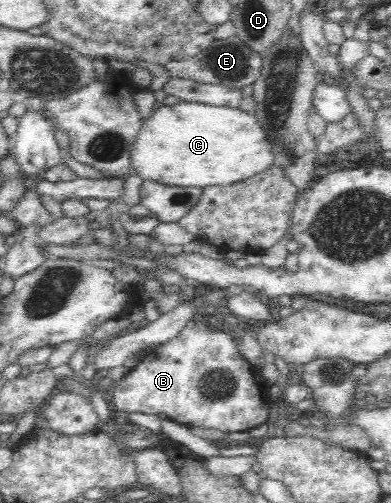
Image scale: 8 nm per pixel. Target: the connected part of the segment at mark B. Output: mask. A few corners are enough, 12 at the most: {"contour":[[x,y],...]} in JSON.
{"contour":[[193,318],[114,382],[115,418],[266,424],[270,383]]}

